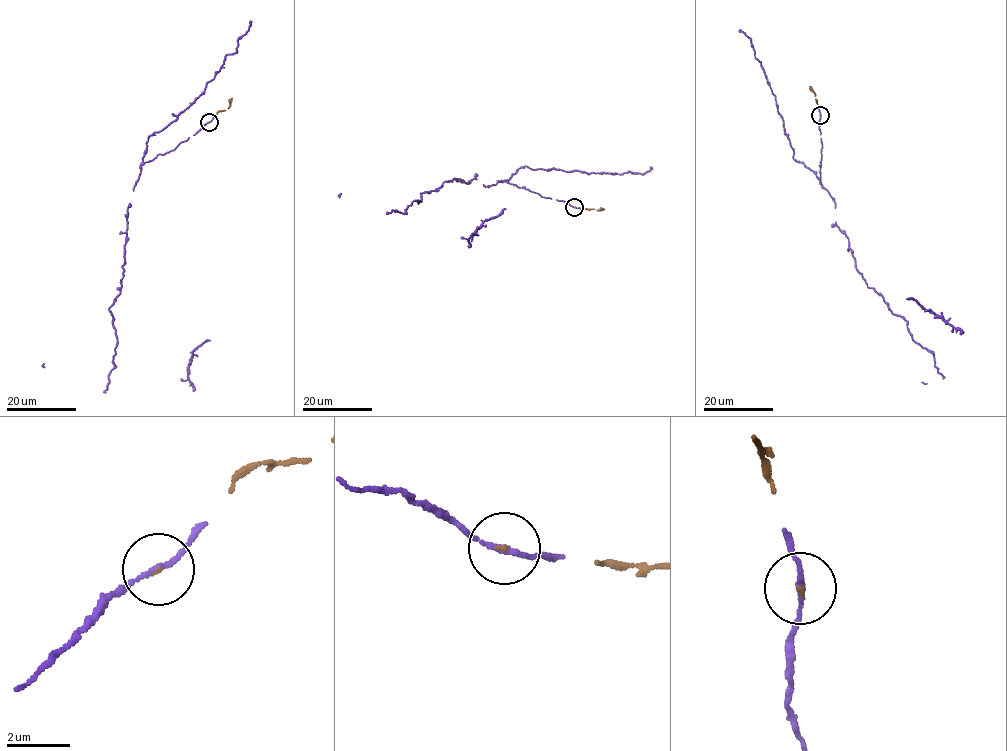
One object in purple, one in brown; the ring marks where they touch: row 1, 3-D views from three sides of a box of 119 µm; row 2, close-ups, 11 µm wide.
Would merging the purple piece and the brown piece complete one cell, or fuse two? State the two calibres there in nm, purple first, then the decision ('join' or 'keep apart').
140 nm thick on the purple side, 60 nm on the other; join

